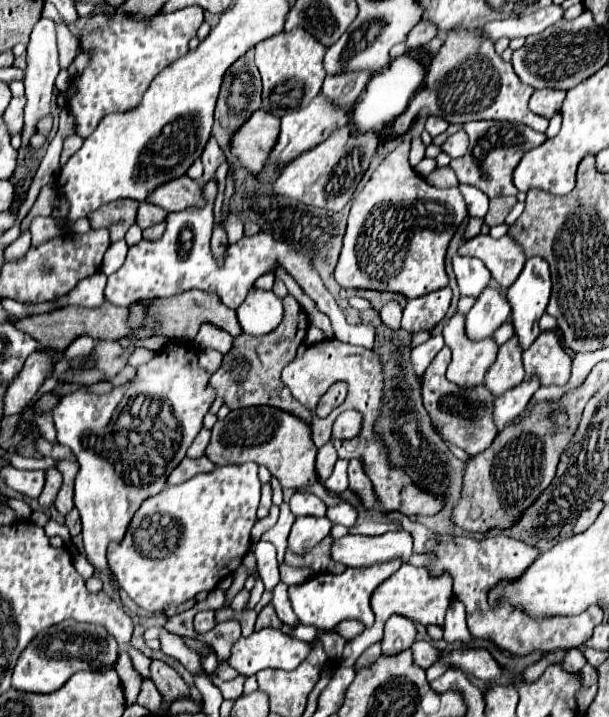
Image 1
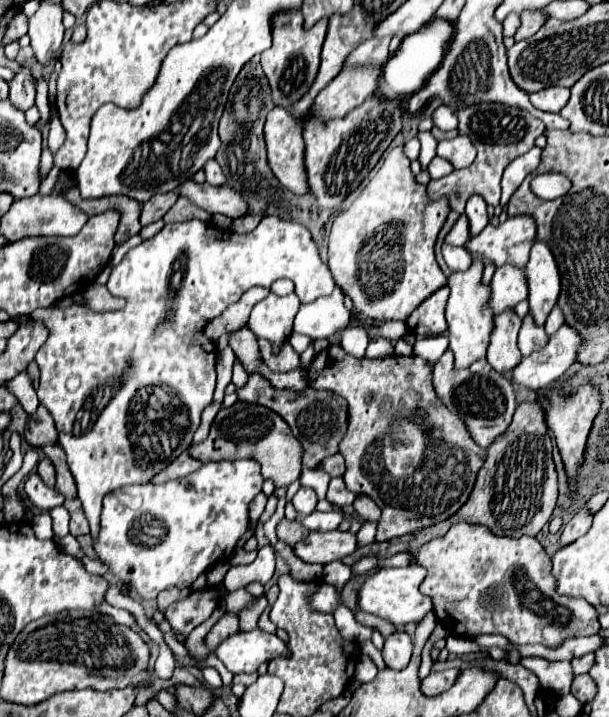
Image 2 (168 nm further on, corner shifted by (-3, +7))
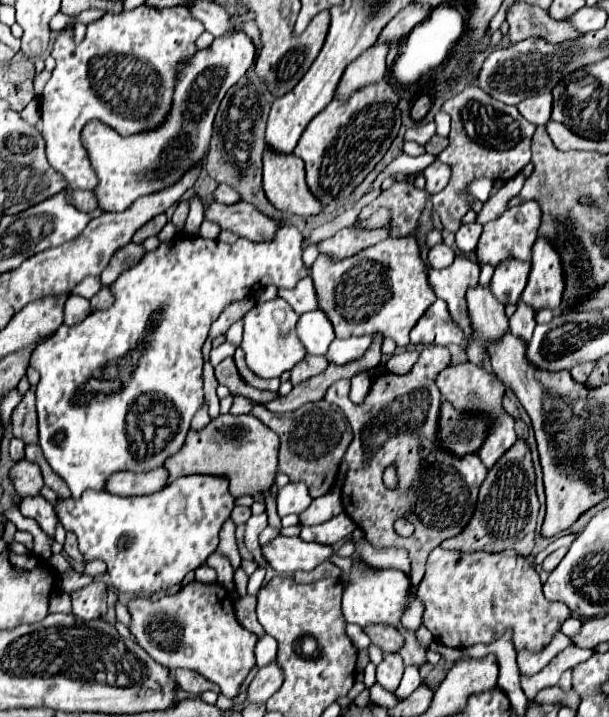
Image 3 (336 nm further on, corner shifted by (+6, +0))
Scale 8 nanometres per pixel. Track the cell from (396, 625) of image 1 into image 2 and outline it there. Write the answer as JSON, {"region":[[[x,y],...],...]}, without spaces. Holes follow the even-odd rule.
{"region":[[[399,630],[399,632],[391,634],[389,638],[385,638],[383,658],[391,670],[407,668],[407,664],[411,660],[411,652],[413,652],[413,642],[407,632]]]}

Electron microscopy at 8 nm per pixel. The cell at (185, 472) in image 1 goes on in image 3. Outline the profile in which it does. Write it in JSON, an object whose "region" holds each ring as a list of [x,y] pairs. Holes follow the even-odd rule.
{"region":[[[164,467],[146,473],[116,473],[110,477],[106,491],[114,495],[146,495],[166,487],[168,471]]]}

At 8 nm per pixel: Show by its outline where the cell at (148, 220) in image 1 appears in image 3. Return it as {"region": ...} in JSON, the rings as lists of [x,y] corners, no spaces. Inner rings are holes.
{"region":[[[160,213],[160,215],[156,215],[154,219],[150,219],[144,227],[140,227],[136,233],[134,233],[134,237],[132,237],[132,241],[134,243],[142,243],[146,237],[150,237],[150,235],[156,235],[164,225],[166,225],[166,213]]]}

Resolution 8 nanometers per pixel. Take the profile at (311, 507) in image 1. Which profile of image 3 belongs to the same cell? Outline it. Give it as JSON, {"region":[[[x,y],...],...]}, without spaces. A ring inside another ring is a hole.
{"region":[[[288,483],[278,493],[278,515],[290,515],[290,513],[302,513],[312,503],[312,497],[308,495],[306,485],[302,483]]]}

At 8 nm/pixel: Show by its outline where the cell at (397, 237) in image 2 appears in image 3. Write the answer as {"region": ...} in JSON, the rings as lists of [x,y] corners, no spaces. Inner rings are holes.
{"region":[[[414,231],[404,237],[380,241],[344,259],[322,253],[312,265],[312,279],[320,309],[330,317],[336,337],[380,331],[404,347],[410,343],[408,333],[414,327],[414,321],[418,321],[426,307],[436,301]]]}

